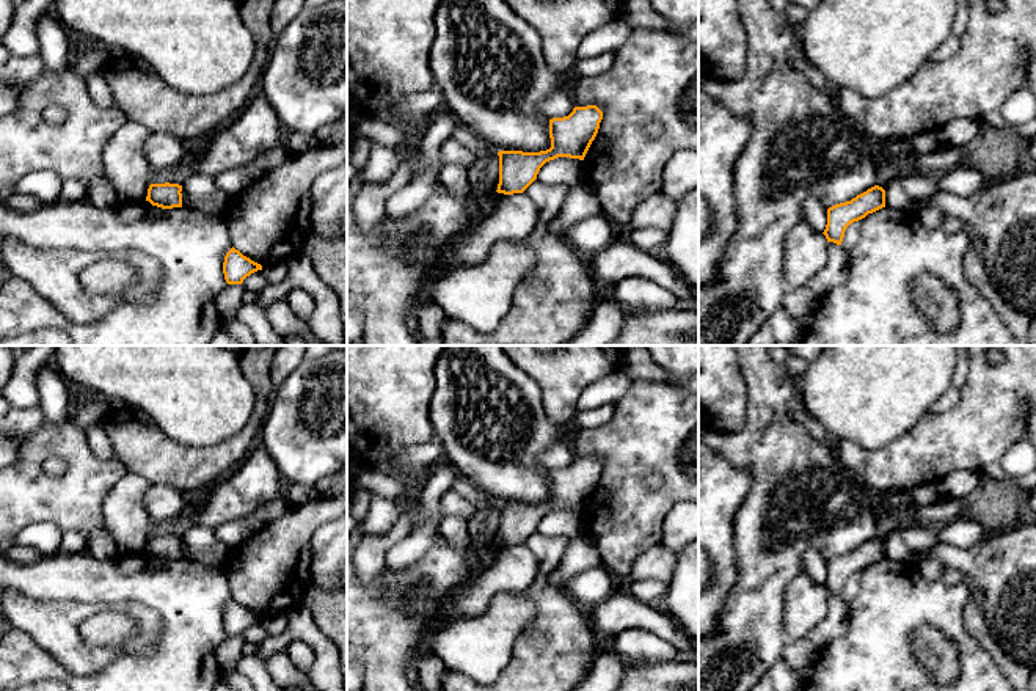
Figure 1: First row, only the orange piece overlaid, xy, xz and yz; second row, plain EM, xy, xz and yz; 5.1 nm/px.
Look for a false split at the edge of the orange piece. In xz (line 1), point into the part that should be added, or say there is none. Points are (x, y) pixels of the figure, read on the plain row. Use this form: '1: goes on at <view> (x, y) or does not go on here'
1: does not go on here

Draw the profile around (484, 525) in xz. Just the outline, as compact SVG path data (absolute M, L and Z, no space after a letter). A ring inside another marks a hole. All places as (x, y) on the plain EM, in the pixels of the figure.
M490 504L487 507L477 507L472 517L468 520L468 532L472 543L493 545L499 536L499 507Z

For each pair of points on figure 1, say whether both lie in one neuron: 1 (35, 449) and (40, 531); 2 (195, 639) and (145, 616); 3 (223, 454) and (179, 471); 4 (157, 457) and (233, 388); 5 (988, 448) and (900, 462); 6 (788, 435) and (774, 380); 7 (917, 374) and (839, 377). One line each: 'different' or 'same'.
1: different
2: different
3: same
4: different
5: same
6: same
7: same

